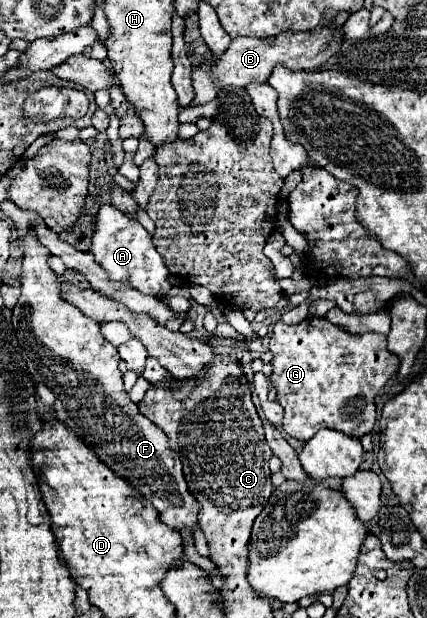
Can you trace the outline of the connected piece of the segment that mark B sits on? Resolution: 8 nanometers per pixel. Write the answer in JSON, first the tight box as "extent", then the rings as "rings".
{"extent":[192,21,342,105],"rings":[[[324,21],[324,25],[316,27],[314,31],[306,33],[284,33],[270,39],[256,39],[256,37],[236,37],[230,47],[222,53],[222,57],[214,57],[212,61],[202,61],[200,65],[192,67],[192,87],[194,87],[194,99],[192,105],[202,105],[212,99],[216,99],[218,91],[224,87],[246,87],[252,81],[266,83],[272,75],[272,67],[284,65],[286,69],[302,69],[302,71],[314,71],[324,61],[328,61],[338,49],[340,49],[342,37],[334,31],[332,21]]]}

